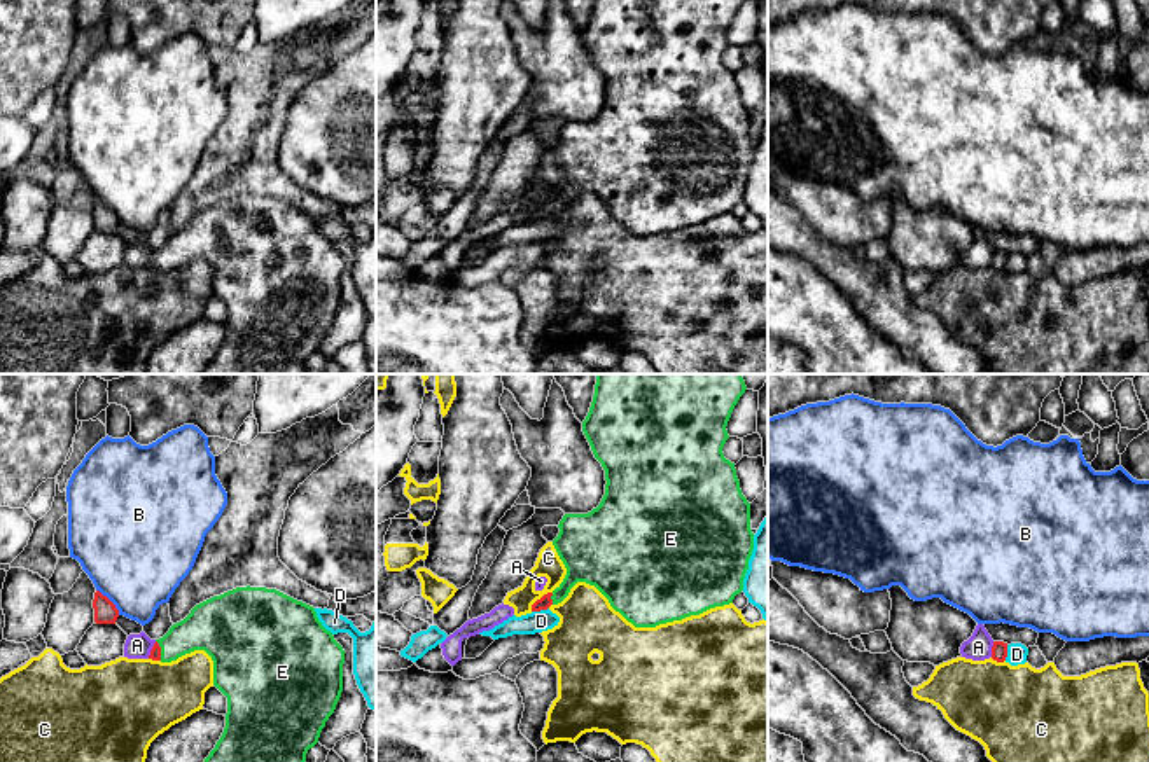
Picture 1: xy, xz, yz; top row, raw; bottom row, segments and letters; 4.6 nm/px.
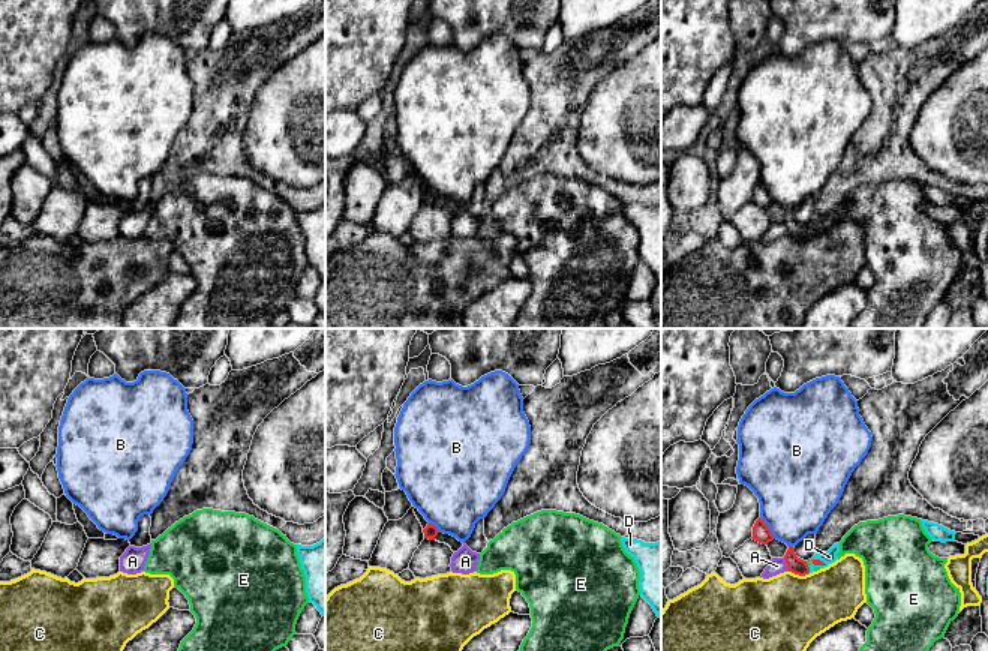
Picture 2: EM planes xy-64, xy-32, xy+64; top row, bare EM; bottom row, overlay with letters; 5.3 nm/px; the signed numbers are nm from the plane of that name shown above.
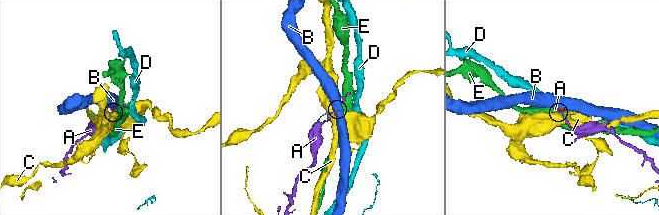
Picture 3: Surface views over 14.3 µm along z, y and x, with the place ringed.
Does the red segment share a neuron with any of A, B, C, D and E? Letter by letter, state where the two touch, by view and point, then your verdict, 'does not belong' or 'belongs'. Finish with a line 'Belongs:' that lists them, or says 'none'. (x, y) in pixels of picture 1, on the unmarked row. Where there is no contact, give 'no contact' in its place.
A: contact yz (992, 257); does not belong
B: contact xy (111, 210); does not belong
C: contact xz (541, 207); does not belong
D: contact xz (539, 219); does not belong
E: contact xz (550, 207); belongs
Belongs: E

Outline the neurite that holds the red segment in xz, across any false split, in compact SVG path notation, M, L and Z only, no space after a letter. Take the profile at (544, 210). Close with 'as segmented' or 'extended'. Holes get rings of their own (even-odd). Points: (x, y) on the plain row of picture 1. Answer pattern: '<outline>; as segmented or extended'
M595 0L582 40L605 79L605 103L588 122L565 122L553 154L567 177L563 190L532 213L532 220L561 211L577 190L595 194L635 236L700 224L733 211L754 159L750 112L742 103L735 72L722 56L728 30L745 0Z; extended

